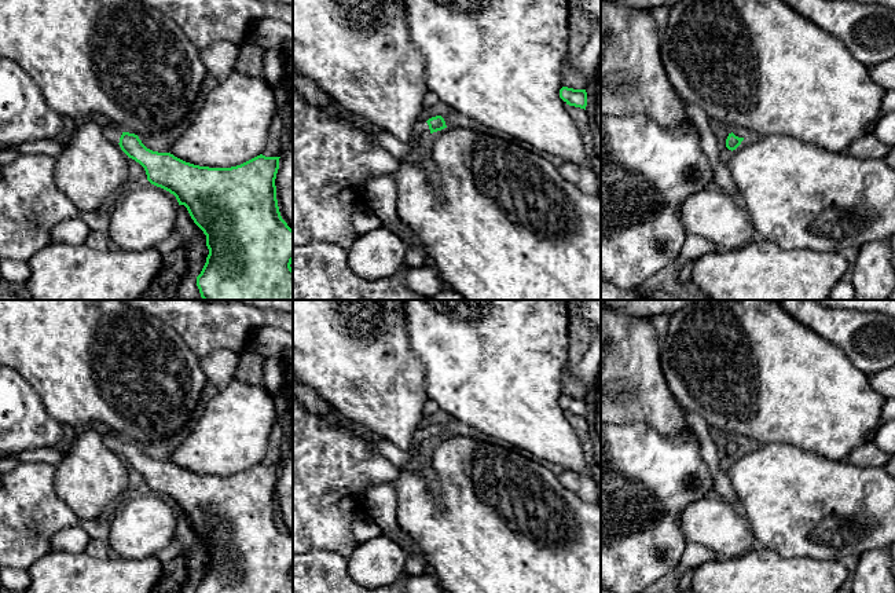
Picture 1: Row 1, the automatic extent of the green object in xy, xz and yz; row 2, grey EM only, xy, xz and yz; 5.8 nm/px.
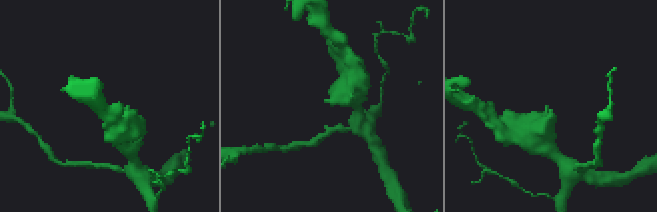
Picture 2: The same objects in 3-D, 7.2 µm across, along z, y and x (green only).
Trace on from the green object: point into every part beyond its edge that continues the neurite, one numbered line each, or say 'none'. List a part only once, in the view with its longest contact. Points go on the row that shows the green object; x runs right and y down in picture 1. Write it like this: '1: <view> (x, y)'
1: xy (113, 132)

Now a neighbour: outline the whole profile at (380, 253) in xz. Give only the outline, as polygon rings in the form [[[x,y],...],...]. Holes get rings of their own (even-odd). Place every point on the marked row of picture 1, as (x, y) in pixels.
[[[385,226],[356,237],[348,249],[351,270],[363,279],[389,278],[406,266],[403,239]]]

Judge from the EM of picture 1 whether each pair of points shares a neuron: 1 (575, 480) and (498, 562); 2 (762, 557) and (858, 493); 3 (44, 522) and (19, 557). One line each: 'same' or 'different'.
1: different
2: different
3: same

